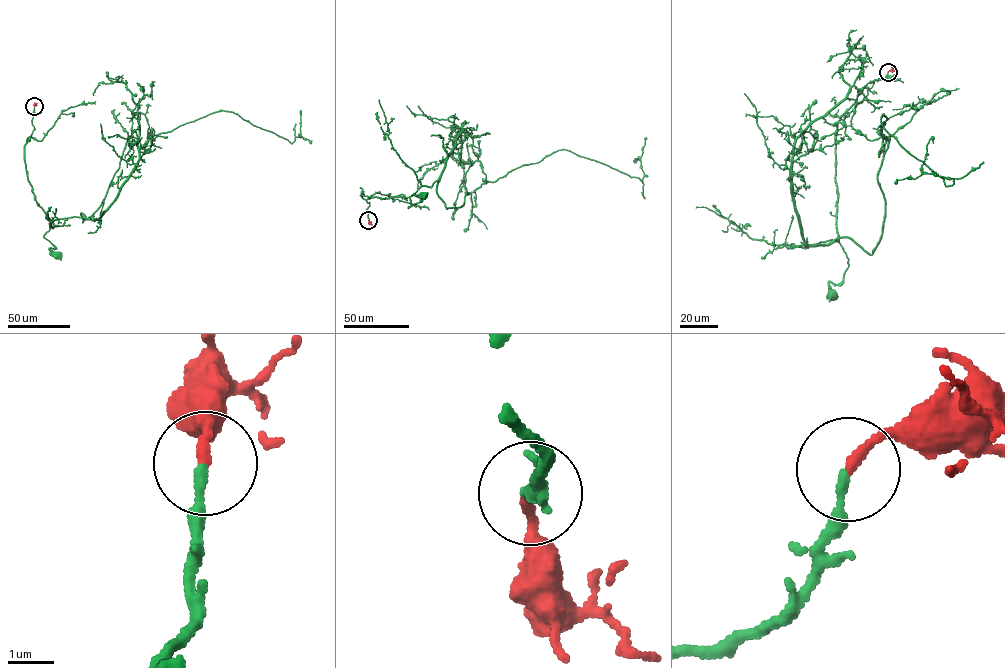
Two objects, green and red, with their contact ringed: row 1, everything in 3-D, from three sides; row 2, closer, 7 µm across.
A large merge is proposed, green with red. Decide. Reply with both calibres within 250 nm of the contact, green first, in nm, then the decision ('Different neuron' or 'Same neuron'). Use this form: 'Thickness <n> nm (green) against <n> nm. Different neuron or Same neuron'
Thickness 190 nm (green) against 220 nm. Same neuron

